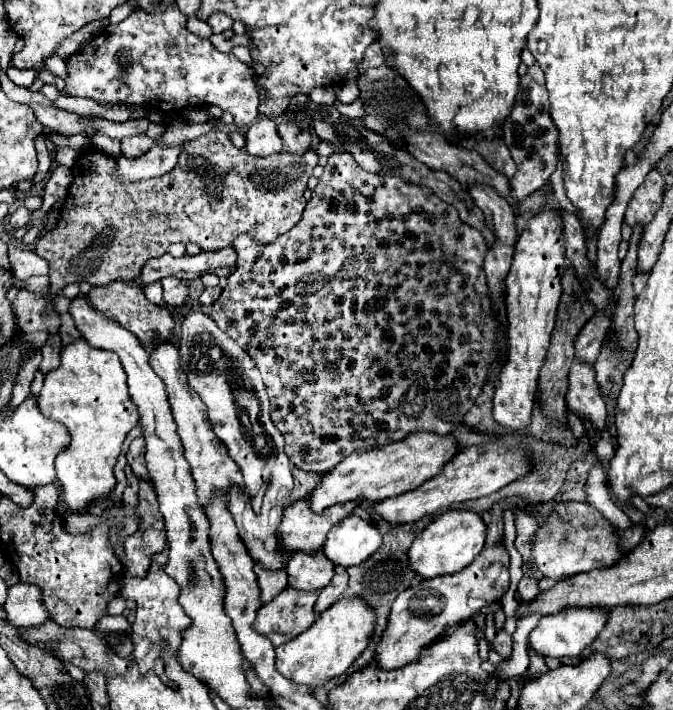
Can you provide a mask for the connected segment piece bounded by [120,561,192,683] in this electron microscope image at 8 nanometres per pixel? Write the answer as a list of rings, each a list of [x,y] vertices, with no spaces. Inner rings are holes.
[[[154,561],[144,579],[126,577],[122,585],[122,597],[132,597],[136,601],[136,619],[130,629],[130,639],[134,643],[134,661],[140,671],[154,671],[164,683],[172,683],[164,673],[164,659],[160,649],[168,645],[174,653],[178,653],[182,643],[182,631],[192,625],[192,619],[178,605],[180,585],[168,576]]]

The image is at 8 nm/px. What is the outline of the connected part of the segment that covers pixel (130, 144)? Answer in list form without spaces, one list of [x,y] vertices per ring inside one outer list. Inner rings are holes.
[[[124,137],[122,139],[122,155],[124,157],[144,155],[144,151],[148,151],[152,145],[154,145],[154,141],[148,137]]]

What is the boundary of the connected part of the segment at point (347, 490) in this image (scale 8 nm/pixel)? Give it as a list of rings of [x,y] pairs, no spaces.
[[[418,431],[408,435],[408,439],[402,439],[400,443],[390,443],[386,447],[370,451],[356,451],[322,477],[320,485],[308,497],[312,501],[312,511],[324,511],[330,505],[356,499],[382,501],[404,491],[412,491],[434,475],[440,475],[444,463],[448,463],[448,459],[458,453],[456,447],[458,441],[448,435],[432,435],[426,431]]]

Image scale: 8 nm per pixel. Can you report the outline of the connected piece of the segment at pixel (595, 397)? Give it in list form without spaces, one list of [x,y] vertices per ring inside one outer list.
[[[572,363],[572,371],[568,373],[566,403],[576,415],[582,415],[592,421],[598,431],[604,429],[606,407],[600,389],[596,387],[596,371],[592,371],[590,363]]]

